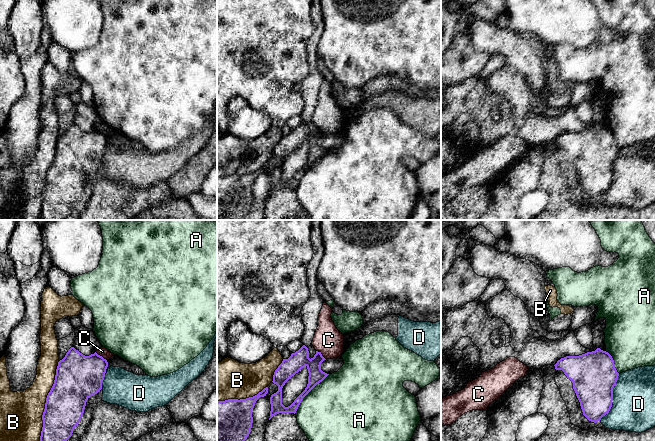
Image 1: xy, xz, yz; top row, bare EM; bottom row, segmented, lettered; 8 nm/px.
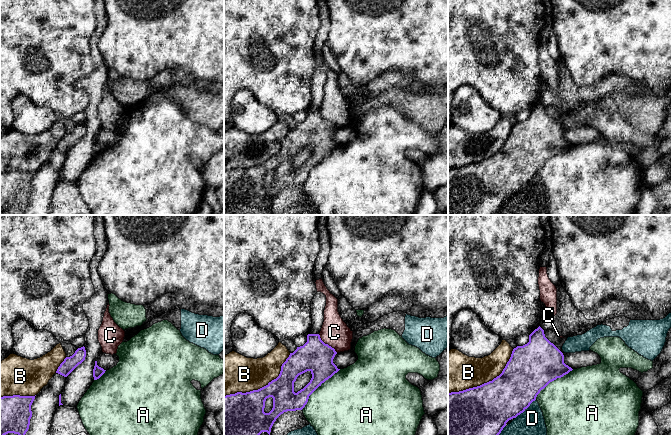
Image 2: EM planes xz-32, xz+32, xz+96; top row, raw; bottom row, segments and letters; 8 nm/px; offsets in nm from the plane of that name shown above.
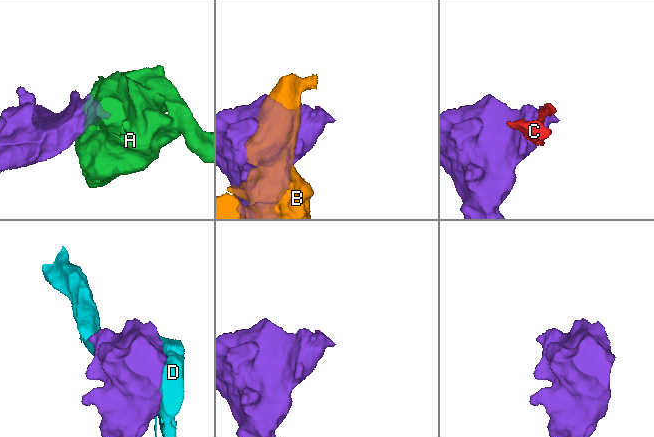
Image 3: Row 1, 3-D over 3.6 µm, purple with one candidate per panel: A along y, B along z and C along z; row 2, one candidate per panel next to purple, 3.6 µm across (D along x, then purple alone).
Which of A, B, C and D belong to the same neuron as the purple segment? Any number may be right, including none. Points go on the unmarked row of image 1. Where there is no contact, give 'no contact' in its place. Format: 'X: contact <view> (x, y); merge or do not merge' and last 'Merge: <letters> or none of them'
A: contact xz (308, 168); do not merge
B: contact xy (46, 178); do not merge
C: contact xz (321, 130); do not merge
D: contact yz (612, 174); do not merge
Merge: none of them

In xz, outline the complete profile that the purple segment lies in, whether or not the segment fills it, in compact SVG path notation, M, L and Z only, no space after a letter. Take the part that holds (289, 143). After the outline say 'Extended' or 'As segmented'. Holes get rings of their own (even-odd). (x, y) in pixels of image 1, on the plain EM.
M305 121L292 129L288 135L283 135L273 151L272 158L278 162L278 167L270 173L271 187L269 196L279 189L296 189L303 174L329 151L321 146L321 139L324 136L326 135L318 127L310 135L308 124ZM305 142L309 149L307 163L290 182L285 183L282 180L282 164L292 152Z. As segmented

